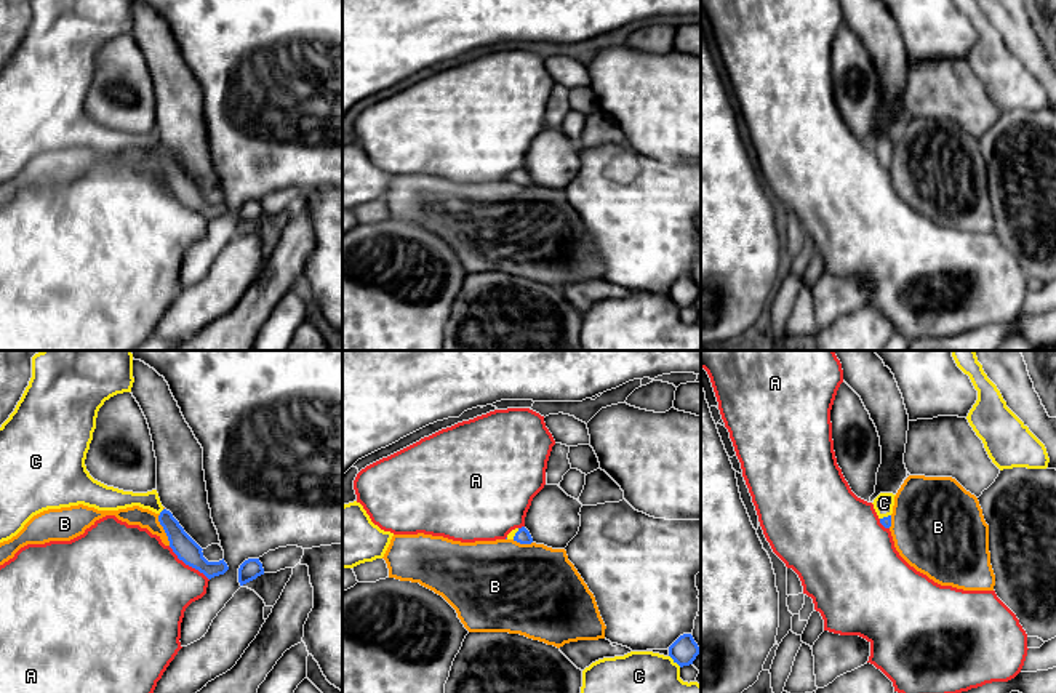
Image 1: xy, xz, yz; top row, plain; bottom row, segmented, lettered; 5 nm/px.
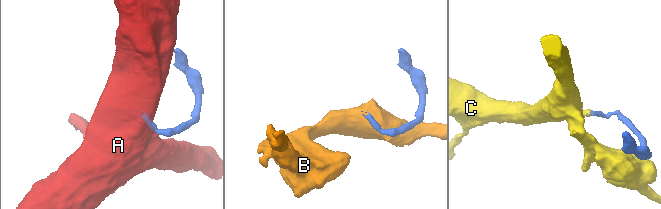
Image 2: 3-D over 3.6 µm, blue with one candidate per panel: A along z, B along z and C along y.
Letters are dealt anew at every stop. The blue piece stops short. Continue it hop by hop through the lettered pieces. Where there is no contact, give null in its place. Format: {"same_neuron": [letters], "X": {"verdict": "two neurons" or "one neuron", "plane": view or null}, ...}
{"same_neuron": ["C"], "A": {"verdict": "two neurons", "plane": "xy"}, "B": {"verdict": "two neurons", "plane": "xy"}, "C": {"verdict": "one neuron", "plane": "xz"}}

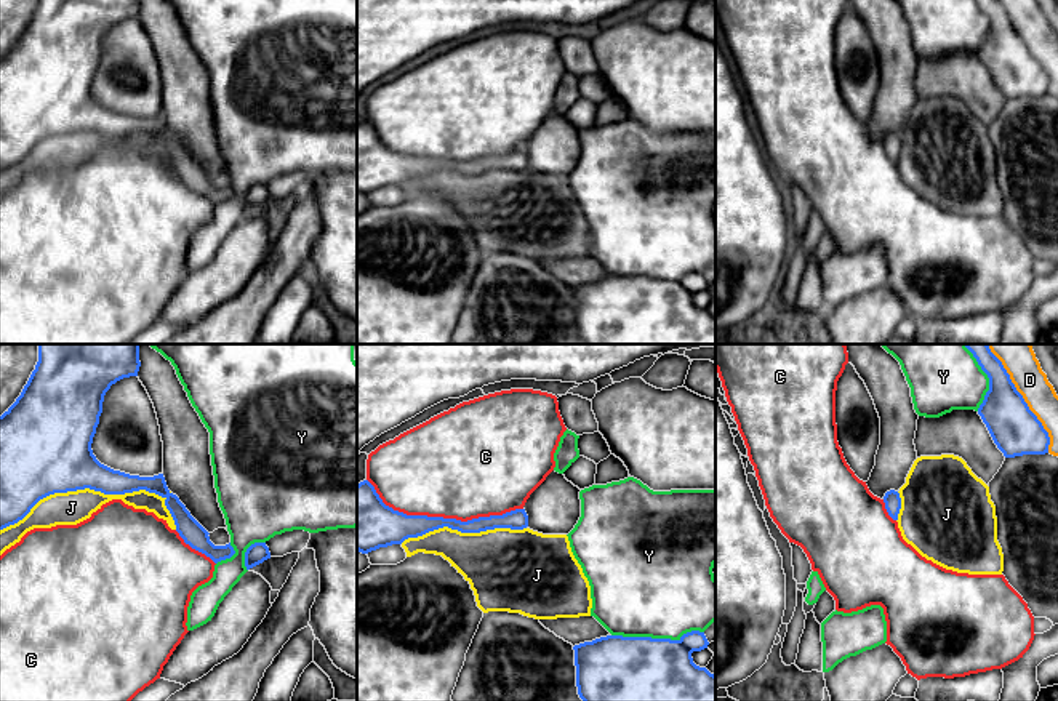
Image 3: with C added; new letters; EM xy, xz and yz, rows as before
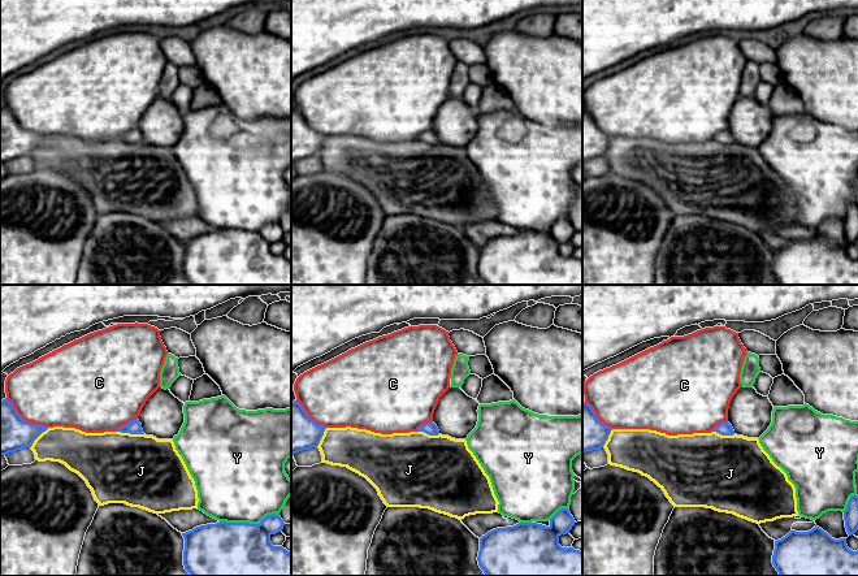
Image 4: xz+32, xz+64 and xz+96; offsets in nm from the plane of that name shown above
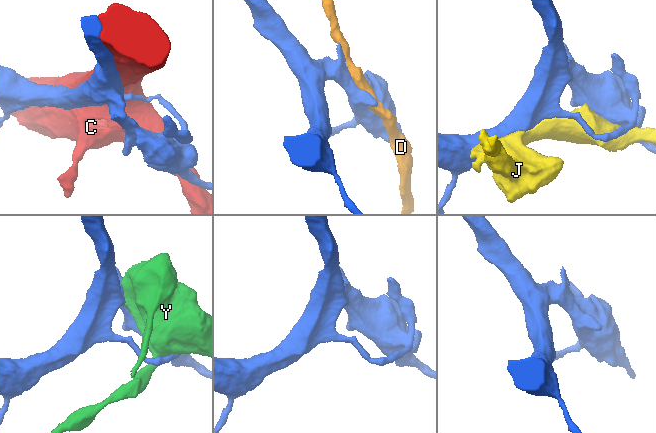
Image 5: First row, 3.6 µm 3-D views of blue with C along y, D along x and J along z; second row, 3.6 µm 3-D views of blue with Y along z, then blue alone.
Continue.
{"same_neuron": [], "C": {"verdict": "two neurons", "plane": "xz"}, "D": {"verdict": "two neurons", "plane": "yz"}, "J": {"verdict": "two neurons", "plane": "xy"}, "Y": {"verdict": "two neurons", "plane": "xz"}}

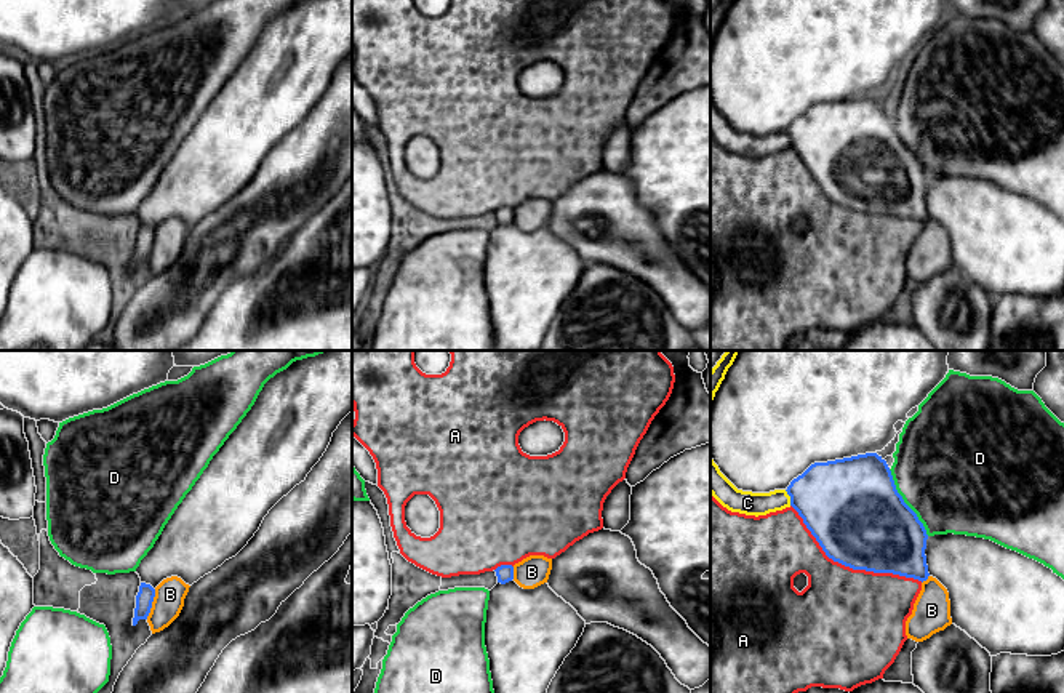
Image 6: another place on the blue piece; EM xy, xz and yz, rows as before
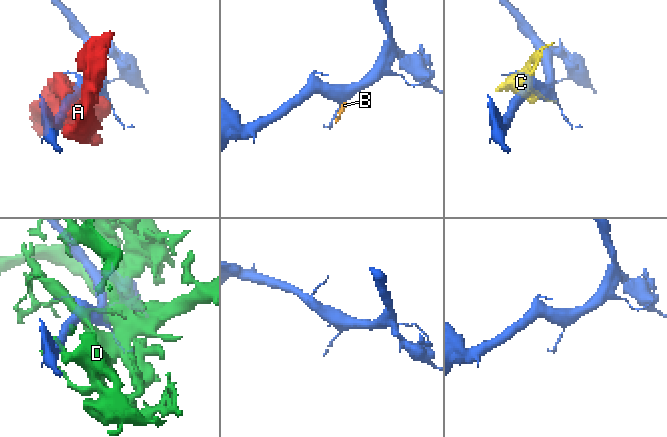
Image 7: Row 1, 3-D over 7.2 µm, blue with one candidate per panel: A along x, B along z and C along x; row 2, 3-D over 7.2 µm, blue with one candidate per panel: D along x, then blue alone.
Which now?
{"same_neuron": ["B"], "A": {"verdict": "two neurons", "plane": "yz"}, "B": {"verdict": "one neuron", "plane": "xy"}, "C": {"verdict": "two neurons", "plane": "yz"}, "D": {"verdict": "two neurons", "plane": "yz"}}

